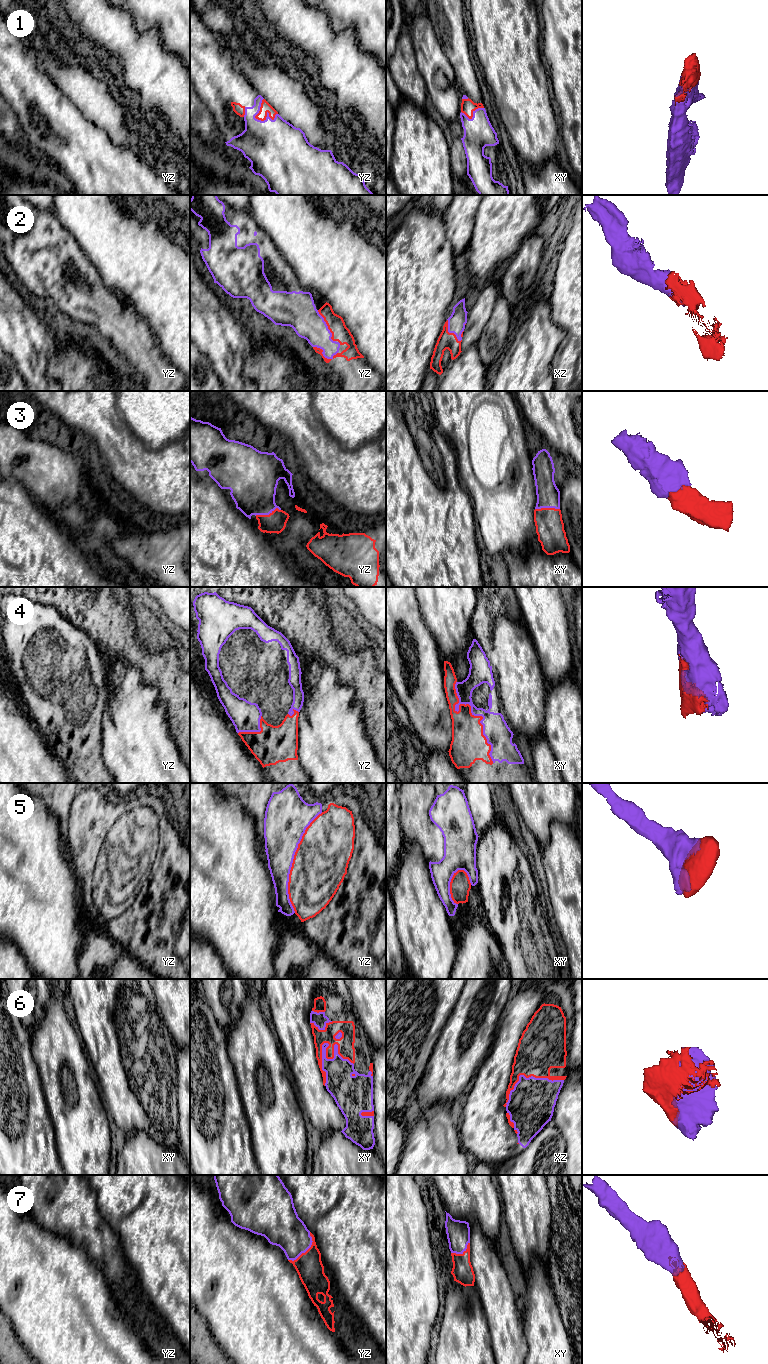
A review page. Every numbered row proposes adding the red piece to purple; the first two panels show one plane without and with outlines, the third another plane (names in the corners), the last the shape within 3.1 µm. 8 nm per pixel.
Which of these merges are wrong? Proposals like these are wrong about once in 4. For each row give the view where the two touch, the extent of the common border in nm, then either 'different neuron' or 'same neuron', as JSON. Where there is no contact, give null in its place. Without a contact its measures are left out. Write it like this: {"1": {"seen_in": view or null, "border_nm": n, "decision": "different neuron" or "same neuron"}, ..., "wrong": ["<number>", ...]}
{"1": {"seen_in": "yz", "border_nm": 200, "decision": "same neuron"}, "2": {"seen_in": "yz", "border_nm": 300, "decision": "same neuron"}, "3": {"seen_in": "yz", "border_nm": 220, "decision": "same neuron"}, "4": {"seen_in": "xy", "border_nm": 700, "decision": "same neuron"}, "5": {"seen_in": "yz", "border_nm": 850, "decision": "same neuron"}, "6": {"seen_in": "xy", "border_nm": 360, "decision": "same neuron"}, "7": {"seen_in": "yz", "border_nm": 300, "decision": "same neuron"}, "wrong": []}

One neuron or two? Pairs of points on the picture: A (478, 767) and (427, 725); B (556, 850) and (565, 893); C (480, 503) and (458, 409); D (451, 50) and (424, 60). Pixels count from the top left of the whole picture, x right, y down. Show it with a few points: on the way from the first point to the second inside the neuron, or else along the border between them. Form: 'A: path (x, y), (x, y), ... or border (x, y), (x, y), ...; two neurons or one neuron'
A: border (452, 720), (452, 740), (448, 751); two neurons
B: path (565, 861), (565, 882); one neuron
C: path (470, 480), (465, 473), (458, 432); one neuron
D: border (442, 49), (455, 73); two neurons

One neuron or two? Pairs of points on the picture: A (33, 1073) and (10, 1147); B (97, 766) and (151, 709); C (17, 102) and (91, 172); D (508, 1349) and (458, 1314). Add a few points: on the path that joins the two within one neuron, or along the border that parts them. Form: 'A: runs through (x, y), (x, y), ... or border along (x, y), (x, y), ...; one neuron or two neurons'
A: runs through (34, 1092), (34, 1126), (29, 1131); one neuron
B: border along (101, 737), (101, 759), (104, 766), (110, 772); two neurons
C: runs through (28, 124), (40, 140), (59, 140), (69, 150); one neuron
D: border along (484, 1313), (487, 1319), (491, 1348), (494, 1353); two neurons

